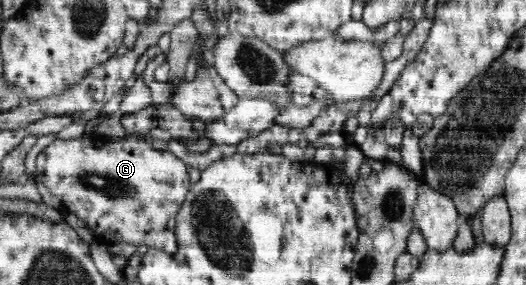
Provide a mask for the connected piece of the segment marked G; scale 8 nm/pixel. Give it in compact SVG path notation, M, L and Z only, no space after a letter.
M82 120L79 122L72 122L72 124L84 123L84 134L78 136L78 138L68 138L68 140L62 140L56 138L53 143L48 145L43 151L41 151L35 160L35 166L37 170L37 178L40 182L43 182L50 191L50 194L58 196L62 202L62 207L72 214L76 214L80 220L84 220L91 230L95 234L101 237L115 238L116 240L124 243L139 246L146 246L151 248L156 248L163 251L164 253L172 254L177 252L177 241L175 237L175 226L177 215L181 209L181 205L186 200L188 191L191 188L189 181L189 174L186 171L188 167L183 160L180 160L174 153L169 151L162 151L154 149L152 144L149 144L145 140L138 139L121 139L119 141L107 140L103 135L97 132L92 132L90 134L85 134L86 121Z

